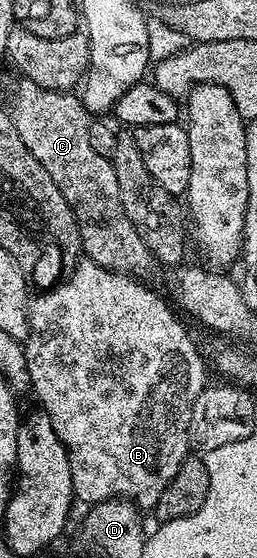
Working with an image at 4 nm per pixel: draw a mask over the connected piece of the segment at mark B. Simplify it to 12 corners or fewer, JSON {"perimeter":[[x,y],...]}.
{"perimeter":[[81,257],[28,303],[75,501],[151,511],[206,385],[143,281]]}

